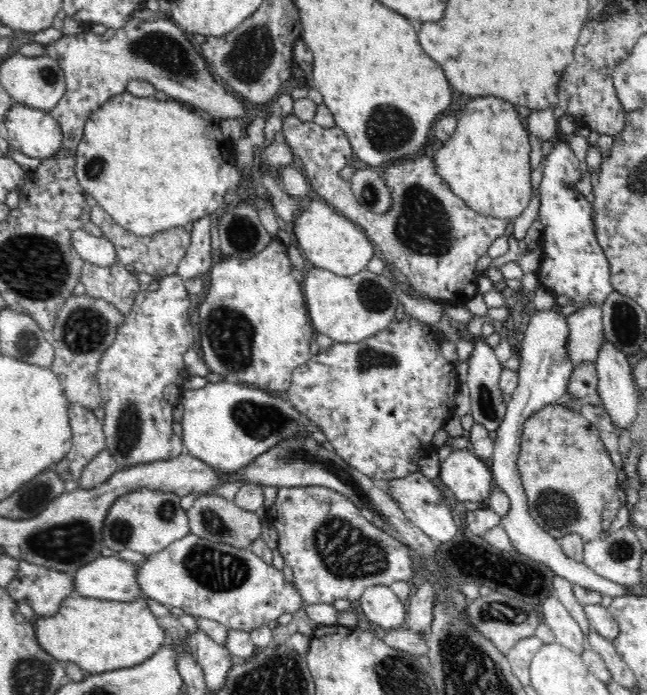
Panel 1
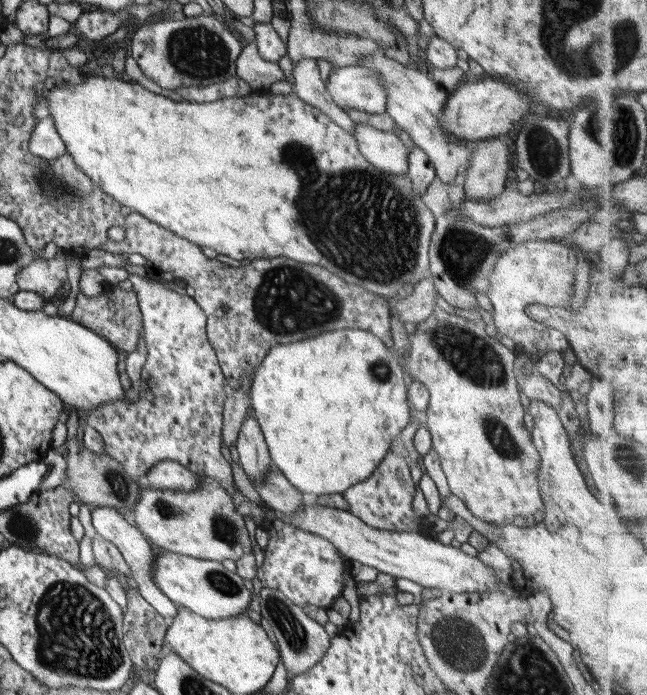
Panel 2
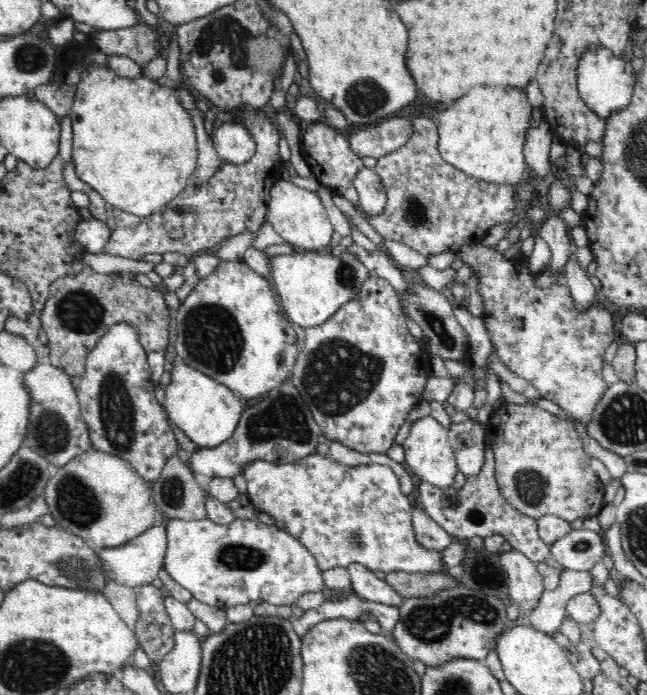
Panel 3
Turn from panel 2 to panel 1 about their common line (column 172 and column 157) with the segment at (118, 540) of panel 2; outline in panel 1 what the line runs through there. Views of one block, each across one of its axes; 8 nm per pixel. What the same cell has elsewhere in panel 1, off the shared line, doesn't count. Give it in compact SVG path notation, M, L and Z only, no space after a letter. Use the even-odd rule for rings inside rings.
M117 554L109 557L98 556L96 560L88 562L86 566L82 566L73 576L74 593L82 598L97 598L98 600L114 600L116 602L132 602L136 599L144 599L146 605L150 607L150 611L154 616L171 616L170 607L160 604L158 600L147 598L141 592L137 583L137 569L128 561L120 559Z

